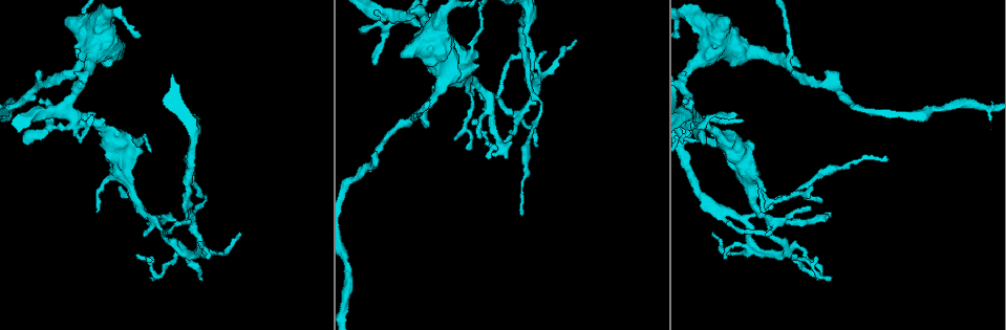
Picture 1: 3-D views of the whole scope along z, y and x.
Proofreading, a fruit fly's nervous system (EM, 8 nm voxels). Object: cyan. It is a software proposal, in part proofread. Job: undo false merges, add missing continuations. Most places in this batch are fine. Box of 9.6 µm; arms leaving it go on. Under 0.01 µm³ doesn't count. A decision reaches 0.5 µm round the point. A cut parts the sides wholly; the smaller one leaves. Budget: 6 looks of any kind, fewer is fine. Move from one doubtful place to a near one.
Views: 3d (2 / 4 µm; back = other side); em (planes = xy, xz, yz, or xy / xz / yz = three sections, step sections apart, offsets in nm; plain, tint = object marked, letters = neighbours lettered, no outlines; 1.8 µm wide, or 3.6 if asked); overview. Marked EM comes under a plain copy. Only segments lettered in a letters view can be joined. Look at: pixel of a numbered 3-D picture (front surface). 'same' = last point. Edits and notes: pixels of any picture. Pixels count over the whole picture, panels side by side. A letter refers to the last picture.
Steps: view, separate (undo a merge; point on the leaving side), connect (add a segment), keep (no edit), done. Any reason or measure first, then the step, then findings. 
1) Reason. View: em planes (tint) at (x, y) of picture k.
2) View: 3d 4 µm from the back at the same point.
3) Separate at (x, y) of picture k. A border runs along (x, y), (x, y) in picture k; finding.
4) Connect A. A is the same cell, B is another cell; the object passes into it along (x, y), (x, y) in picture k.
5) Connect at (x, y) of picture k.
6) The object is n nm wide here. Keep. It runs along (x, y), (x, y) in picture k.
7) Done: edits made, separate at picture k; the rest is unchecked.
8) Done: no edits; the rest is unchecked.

Four or more arms meet. View: em xz step 8 (tint) at (66, 106) of picture 1.

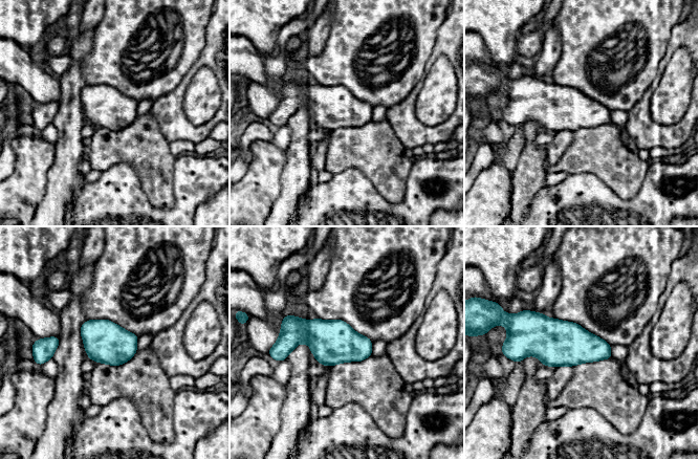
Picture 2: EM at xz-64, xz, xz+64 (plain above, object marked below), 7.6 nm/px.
View: em planes (tint) at the same point.

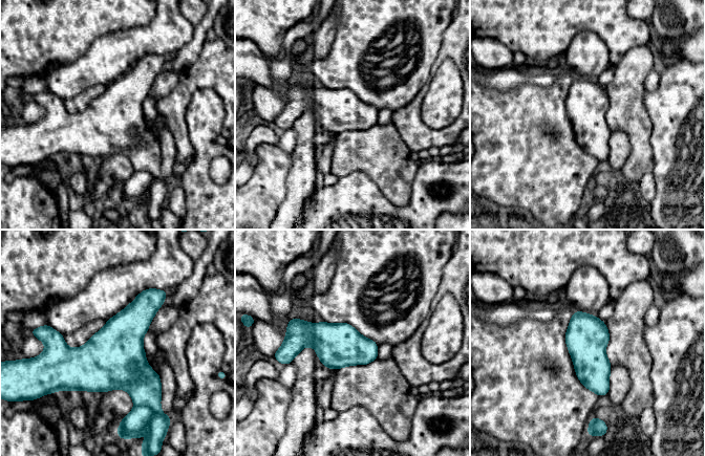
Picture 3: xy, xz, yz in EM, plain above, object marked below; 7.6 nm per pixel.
See the neighbours. View: em planes (letters) at the same point.

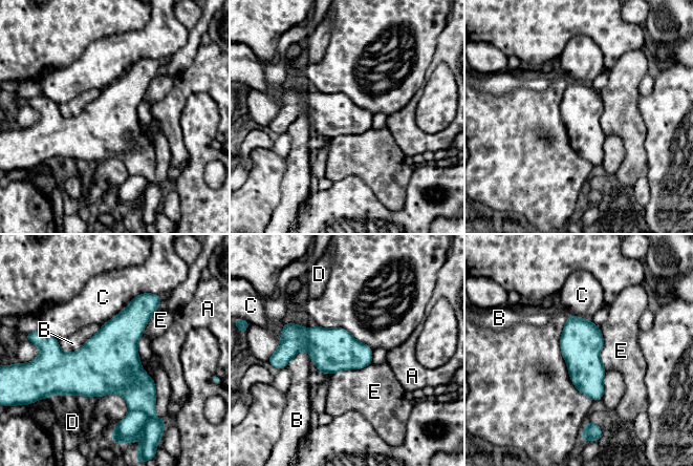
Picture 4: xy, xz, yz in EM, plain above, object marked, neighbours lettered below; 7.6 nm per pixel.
The longest contact is with C, 500 nm. Separate at (129, 428) of picture 4. A, B, C, D and E are other cells; two cells meet here.

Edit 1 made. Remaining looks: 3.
Arms part here. View: 3d 2 µm at (786, 63) of picture 1.

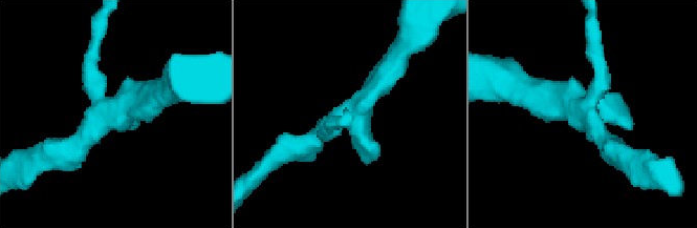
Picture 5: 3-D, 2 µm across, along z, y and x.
3 arms meet here. View: em planes (tint) at (112, 110) of picture 5.

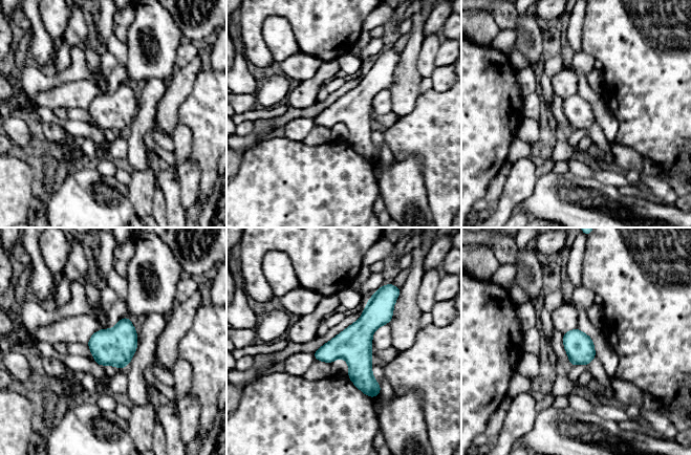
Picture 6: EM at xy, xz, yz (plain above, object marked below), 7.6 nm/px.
See the neighbours. View: em planes (letters) at the same point.

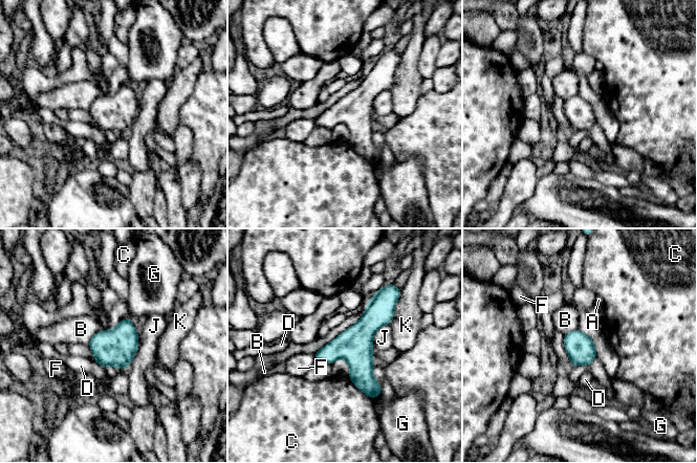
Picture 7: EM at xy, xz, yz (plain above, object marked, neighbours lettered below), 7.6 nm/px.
The object is 220 nm wide here. Keep. A, B, C, D, F, G, J and K are other cells; all the same cell.

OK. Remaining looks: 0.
Done: edits made, separate at picture 4; the rest is unchecked.

